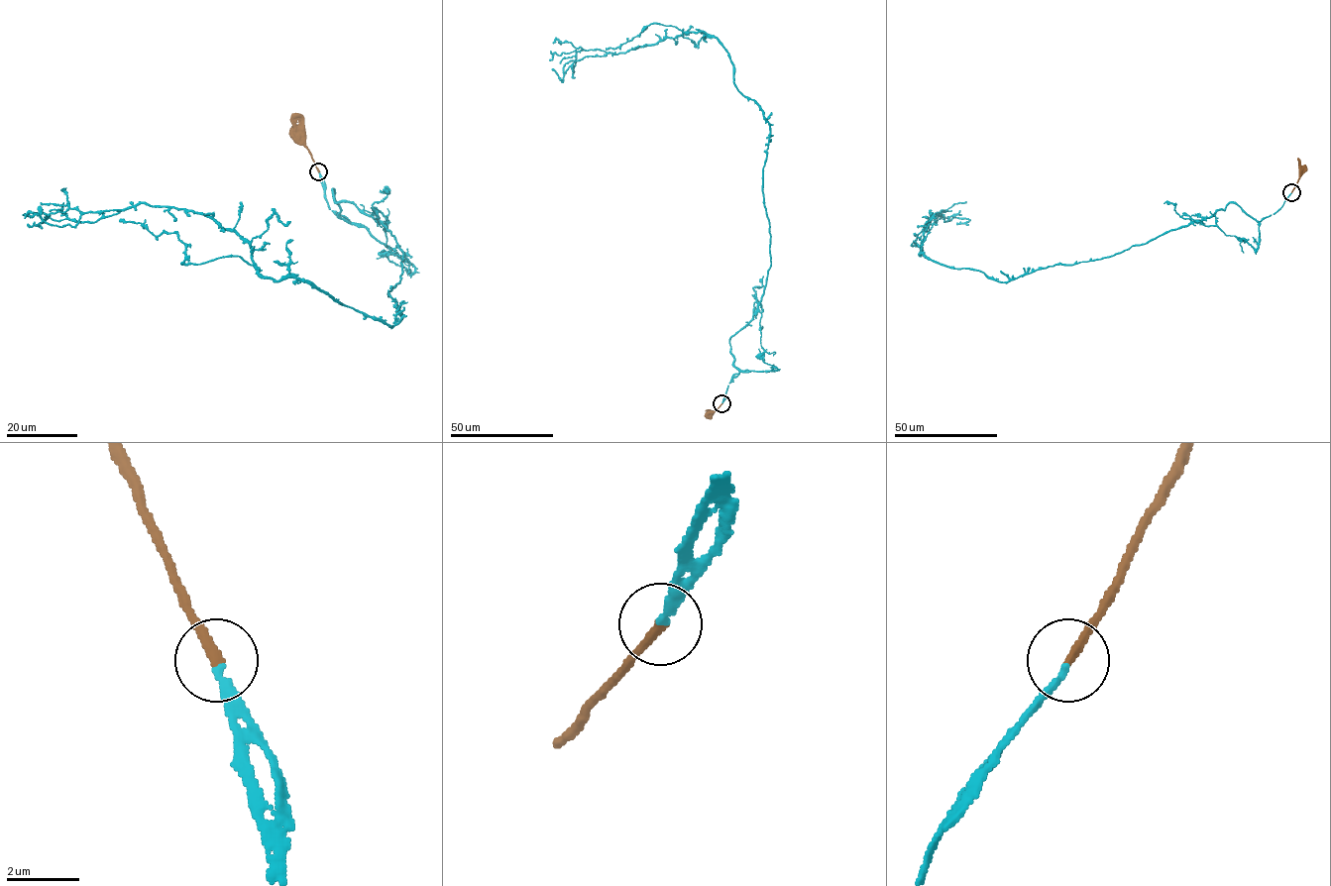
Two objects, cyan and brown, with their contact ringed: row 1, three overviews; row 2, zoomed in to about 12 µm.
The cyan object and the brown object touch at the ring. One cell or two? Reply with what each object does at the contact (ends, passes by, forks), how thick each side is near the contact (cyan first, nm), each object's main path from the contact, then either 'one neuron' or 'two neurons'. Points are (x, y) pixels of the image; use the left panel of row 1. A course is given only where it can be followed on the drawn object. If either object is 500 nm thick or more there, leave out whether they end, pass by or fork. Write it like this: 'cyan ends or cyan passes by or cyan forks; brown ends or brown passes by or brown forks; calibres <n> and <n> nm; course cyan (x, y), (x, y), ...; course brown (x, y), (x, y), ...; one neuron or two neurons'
cyan ends; brown ends; calibres 200 and 280 nm; course cyan (318, 172), (334, 213), (349, 222), (332, 189), (402, 251), (394, 325), (265, 278), (202, 214), (27, 224); course brown (318, 171), (305, 142), (297, 134); one neuron

